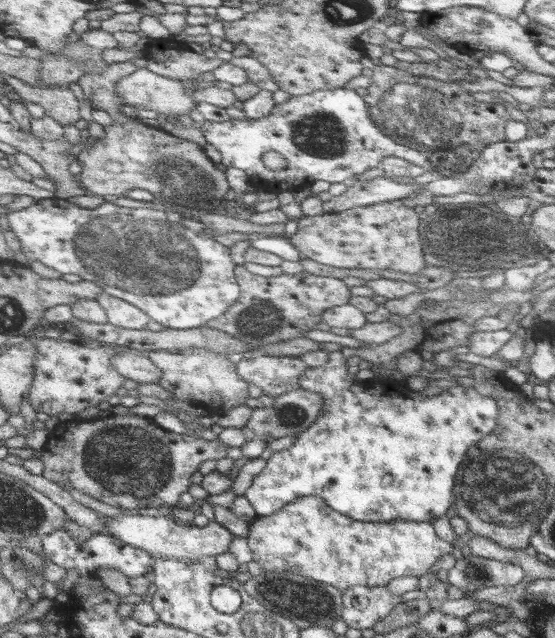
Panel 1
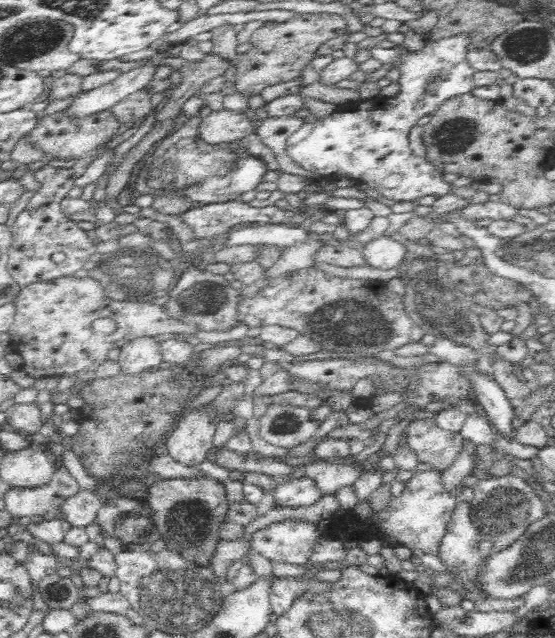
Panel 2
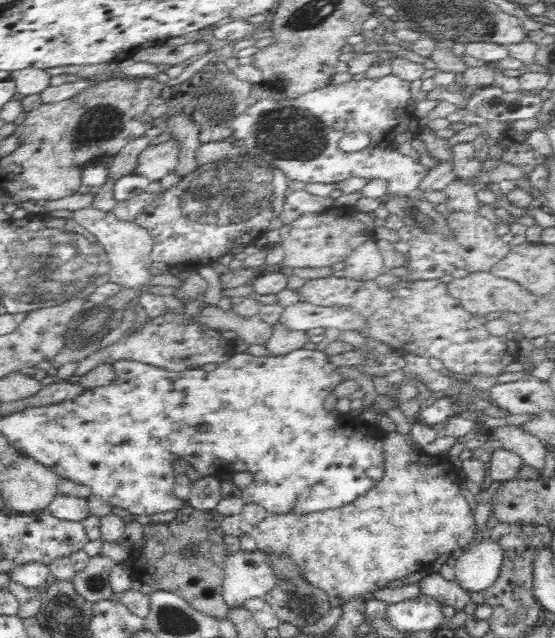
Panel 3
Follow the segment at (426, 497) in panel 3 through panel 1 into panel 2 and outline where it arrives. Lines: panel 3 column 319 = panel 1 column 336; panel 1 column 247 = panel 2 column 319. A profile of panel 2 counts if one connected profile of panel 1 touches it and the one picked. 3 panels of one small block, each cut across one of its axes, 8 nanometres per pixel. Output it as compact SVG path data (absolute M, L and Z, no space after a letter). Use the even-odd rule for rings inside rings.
M290 520L276 521L268 527L264 527L251 536L251 548L258 554L270 560L273 564L277 562L288 562L288 564L300 564L305 566L309 561L312 549L319 544L323 537L317 533L317 526L312 522Z

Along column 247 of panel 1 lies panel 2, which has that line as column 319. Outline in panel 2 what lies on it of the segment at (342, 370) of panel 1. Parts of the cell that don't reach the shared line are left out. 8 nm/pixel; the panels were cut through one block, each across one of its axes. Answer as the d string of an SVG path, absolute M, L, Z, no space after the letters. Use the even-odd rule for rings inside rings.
M304 476L301 480L289 480L276 486L272 500L280 506L296 508L310 506L319 501L324 494L314 480Z

